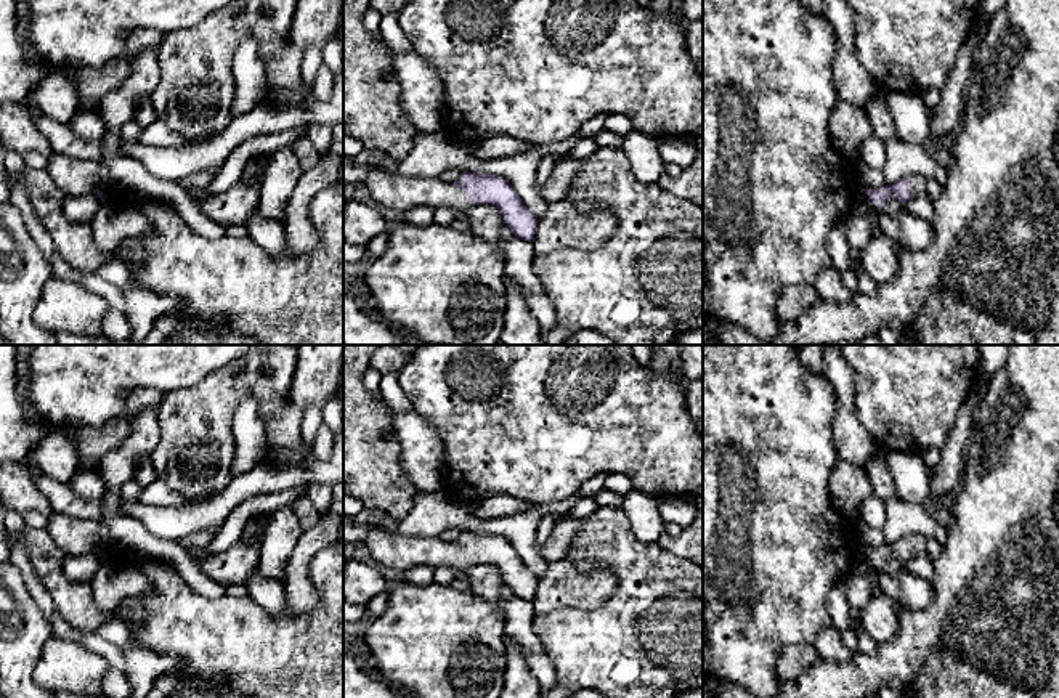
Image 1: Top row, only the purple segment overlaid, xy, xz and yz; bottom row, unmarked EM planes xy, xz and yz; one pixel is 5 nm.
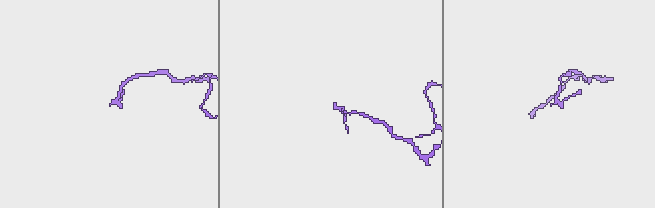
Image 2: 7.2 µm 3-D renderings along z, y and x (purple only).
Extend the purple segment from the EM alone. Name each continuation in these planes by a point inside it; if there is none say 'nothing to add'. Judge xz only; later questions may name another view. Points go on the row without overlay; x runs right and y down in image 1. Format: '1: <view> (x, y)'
1: xz (395, 551)

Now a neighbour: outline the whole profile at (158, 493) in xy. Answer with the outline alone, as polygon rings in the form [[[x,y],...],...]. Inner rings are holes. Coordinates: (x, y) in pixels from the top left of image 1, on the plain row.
[[[156,480],[140,493],[140,502],[159,507],[178,507],[191,505],[199,502],[207,502],[215,496],[207,496],[204,499],[185,499],[178,493],[172,491],[164,480]]]

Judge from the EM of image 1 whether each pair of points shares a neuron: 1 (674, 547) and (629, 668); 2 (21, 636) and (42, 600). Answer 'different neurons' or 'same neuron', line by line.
1: different neurons
2: different neurons

